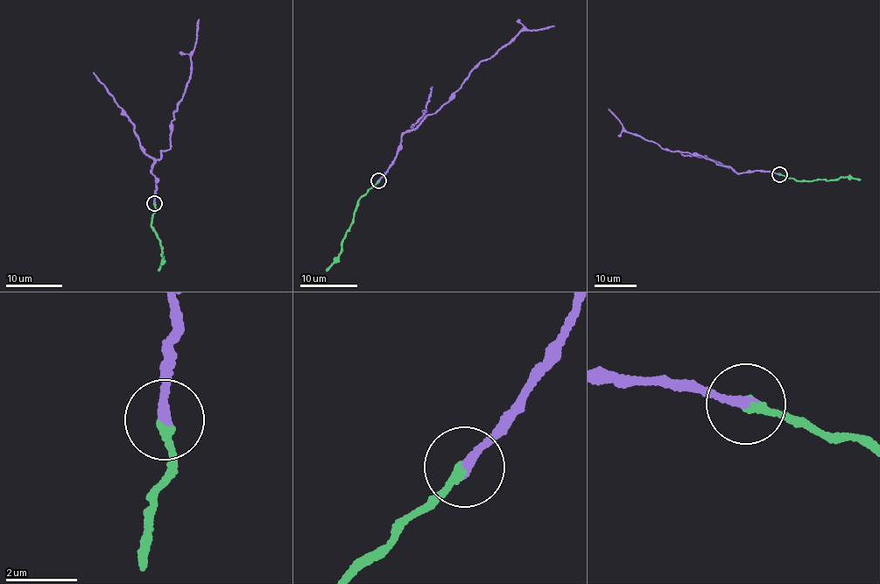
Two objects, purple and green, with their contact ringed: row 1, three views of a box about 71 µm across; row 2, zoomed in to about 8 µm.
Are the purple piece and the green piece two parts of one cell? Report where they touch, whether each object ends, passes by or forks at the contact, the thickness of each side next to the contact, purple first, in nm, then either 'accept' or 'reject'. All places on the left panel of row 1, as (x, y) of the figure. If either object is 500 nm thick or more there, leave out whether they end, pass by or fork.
place (154, 203); purple ends; green ends; calibres 280 and 280 nm; reject

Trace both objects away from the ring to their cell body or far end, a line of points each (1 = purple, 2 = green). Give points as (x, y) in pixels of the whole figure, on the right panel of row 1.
1: (779, 174), (762, 171), (739, 173), (730, 167), (690, 152), (672, 151), (630, 133), (608, 109)
2: (779, 174), (800, 181), (816, 179), (834, 180), (841, 177), (860, 180)

